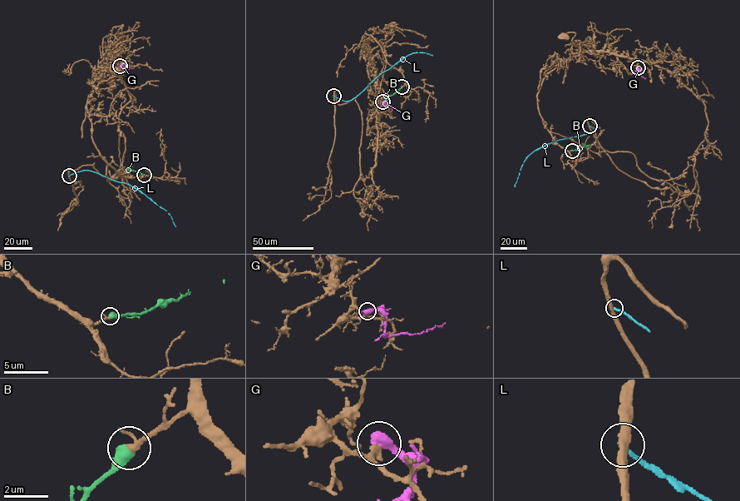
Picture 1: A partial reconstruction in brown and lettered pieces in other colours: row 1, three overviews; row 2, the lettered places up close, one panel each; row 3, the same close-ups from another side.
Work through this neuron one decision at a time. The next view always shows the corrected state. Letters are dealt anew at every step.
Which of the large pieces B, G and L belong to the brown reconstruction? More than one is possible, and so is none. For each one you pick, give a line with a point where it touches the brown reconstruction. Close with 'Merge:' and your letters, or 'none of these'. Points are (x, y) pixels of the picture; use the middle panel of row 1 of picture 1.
B: contact (402, 86)
Merge: B

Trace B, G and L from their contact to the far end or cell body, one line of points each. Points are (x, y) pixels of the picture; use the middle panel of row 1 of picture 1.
B: (402, 86), (393, 94), (386, 96), (386, 100), (390, 99)
G: (382, 101), (388, 105), (392, 111)
L: (333, 96), (344, 101), (352, 100), (382, 72), (408, 55), (424, 52), (432, 56)

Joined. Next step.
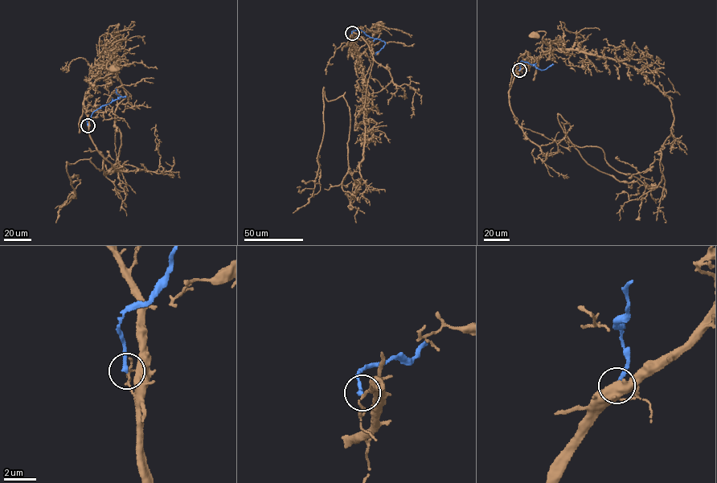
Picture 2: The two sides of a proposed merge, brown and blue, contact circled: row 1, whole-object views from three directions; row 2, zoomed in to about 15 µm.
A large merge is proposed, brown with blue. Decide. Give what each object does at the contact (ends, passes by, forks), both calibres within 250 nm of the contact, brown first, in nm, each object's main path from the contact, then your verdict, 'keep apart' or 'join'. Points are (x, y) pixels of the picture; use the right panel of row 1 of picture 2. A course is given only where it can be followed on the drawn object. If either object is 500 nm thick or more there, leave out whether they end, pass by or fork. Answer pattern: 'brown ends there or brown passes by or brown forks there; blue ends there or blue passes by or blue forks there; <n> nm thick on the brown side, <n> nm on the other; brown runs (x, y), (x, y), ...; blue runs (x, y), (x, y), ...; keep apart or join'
brown passes by; blue ends there; 80 nm thick on the brown side, 260 nm on the other; brown runs (519, 70), (555, 49), (542, 39), (545, 32), (539, 30), (534, 35); blue runs (519, 70), (522, 61), (542, 70), (553, 64); keep apart

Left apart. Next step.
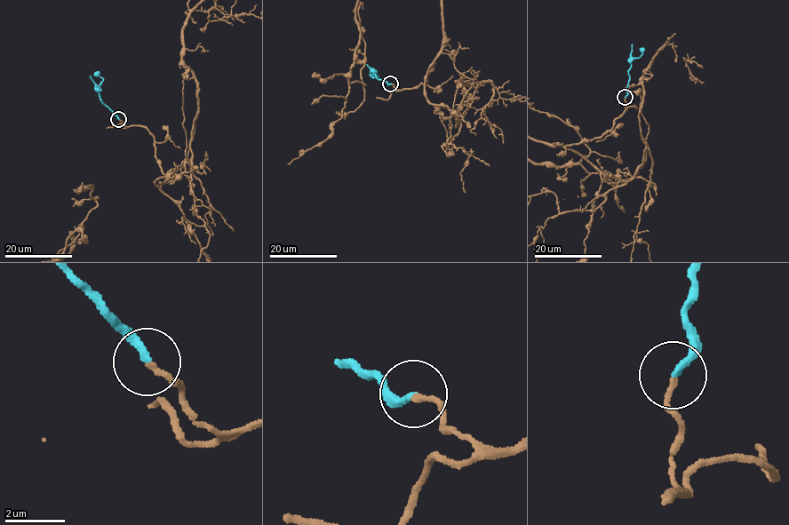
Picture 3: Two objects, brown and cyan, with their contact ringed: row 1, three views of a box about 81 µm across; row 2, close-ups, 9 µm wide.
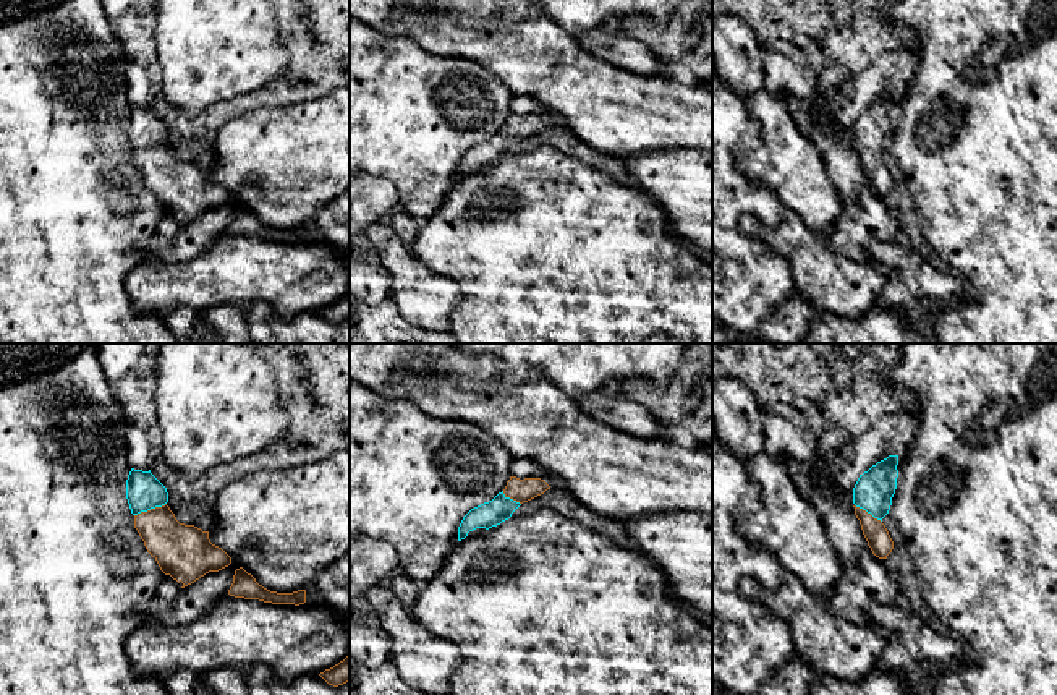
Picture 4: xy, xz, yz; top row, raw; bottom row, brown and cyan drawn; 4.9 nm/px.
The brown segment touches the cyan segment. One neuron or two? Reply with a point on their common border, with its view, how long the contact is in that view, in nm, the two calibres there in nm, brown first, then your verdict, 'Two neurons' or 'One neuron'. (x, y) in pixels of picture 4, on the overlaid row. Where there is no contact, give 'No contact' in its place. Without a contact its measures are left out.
Touches brown at xy (151, 509). Shared border 170 nm. Thickness 260 nm (brown) against 180 nm. One neuron

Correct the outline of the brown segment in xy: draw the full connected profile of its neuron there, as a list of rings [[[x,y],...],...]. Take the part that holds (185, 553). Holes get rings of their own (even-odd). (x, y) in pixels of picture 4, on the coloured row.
[[[131,468],[126,499],[147,552],[160,570],[183,586],[231,564],[231,557],[209,539],[209,531],[180,523],[167,505],[167,488],[149,471]]]

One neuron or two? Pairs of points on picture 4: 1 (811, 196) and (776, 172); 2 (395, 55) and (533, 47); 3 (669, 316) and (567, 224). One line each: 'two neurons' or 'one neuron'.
1: one neuron
2: two neurons
3: one neuron

